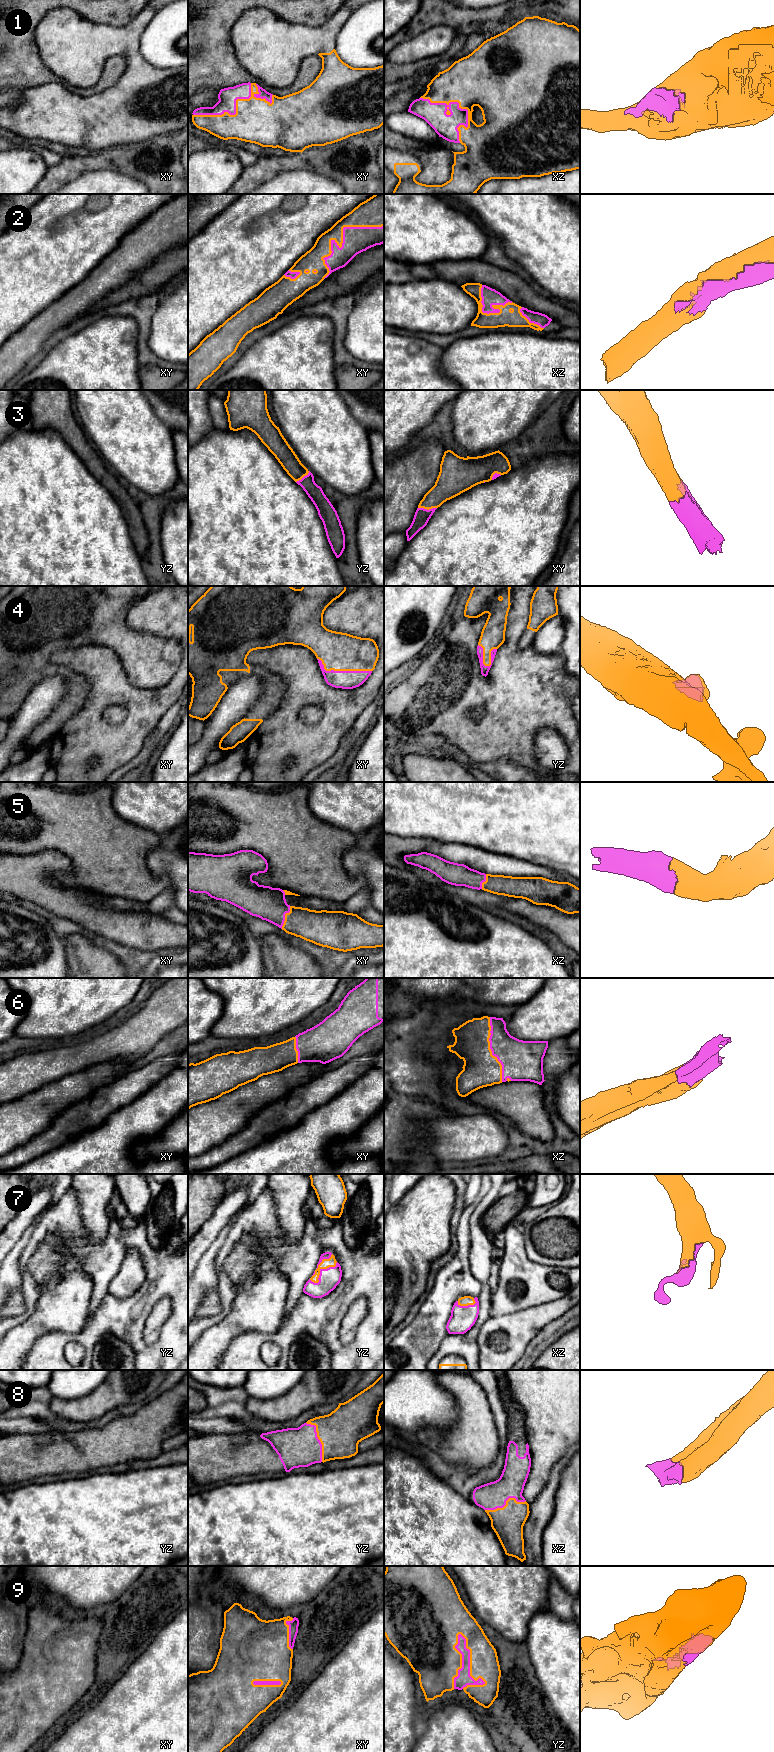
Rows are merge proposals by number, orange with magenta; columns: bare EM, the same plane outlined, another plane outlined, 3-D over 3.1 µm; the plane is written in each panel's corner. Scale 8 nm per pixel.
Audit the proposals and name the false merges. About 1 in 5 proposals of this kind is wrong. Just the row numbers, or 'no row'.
no row

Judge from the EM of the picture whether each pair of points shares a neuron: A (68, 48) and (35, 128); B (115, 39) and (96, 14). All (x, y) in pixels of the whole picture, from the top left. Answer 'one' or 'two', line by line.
A: one
B: two

